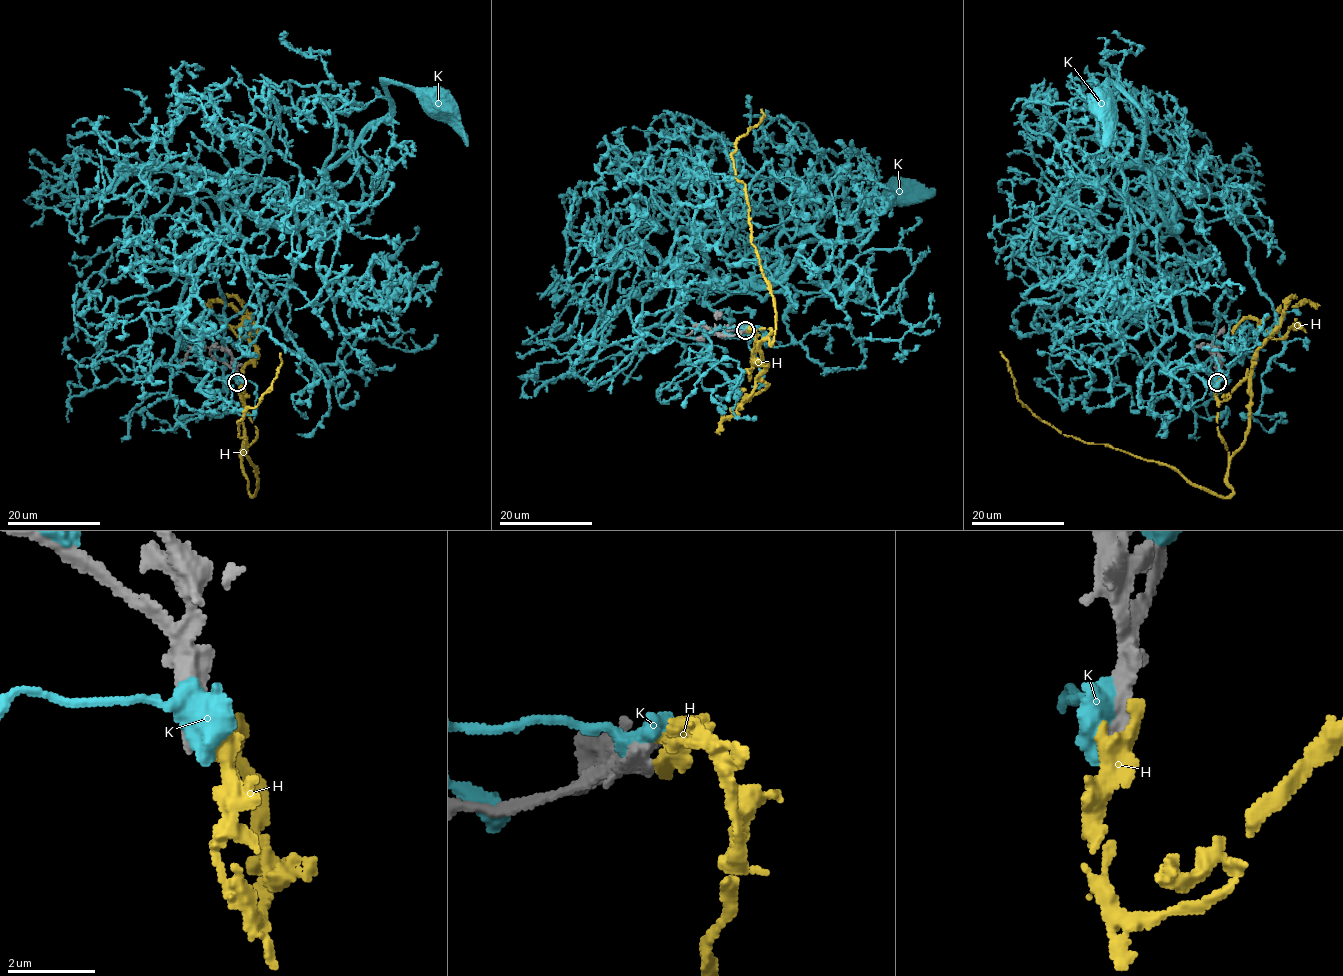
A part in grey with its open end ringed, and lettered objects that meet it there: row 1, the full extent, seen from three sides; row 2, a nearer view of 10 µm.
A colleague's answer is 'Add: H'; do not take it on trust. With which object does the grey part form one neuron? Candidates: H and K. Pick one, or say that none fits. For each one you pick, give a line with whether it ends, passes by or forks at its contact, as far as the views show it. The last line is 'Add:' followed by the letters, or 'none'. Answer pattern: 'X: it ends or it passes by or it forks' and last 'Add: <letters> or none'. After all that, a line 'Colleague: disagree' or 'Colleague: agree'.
Add: none
Colleague: disagree

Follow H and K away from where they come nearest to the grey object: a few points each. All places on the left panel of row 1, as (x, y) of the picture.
H: (238, 382), (244, 400), (242, 377), (241, 460), (252, 497), (255, 468), (238, 422), (260, 400), (281, 353)
K: (236, 378), (167, 367), (222, 201), (294, 228), (321, 175), (389, 111), (387, 84), (442, 103)

